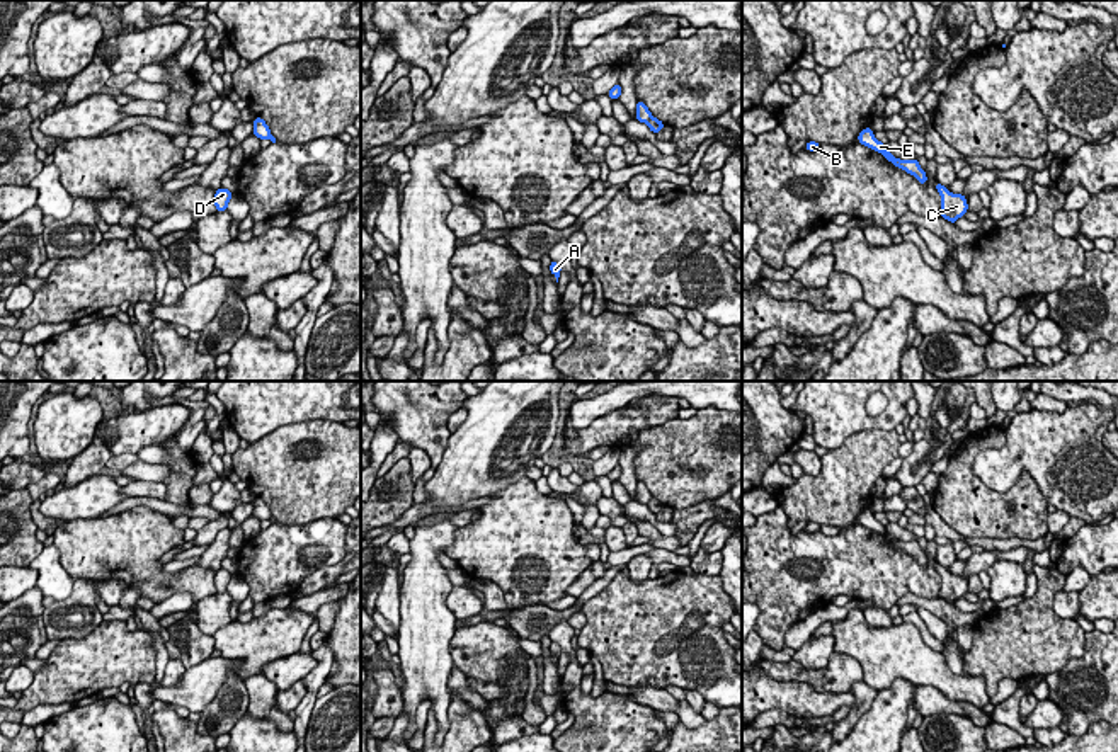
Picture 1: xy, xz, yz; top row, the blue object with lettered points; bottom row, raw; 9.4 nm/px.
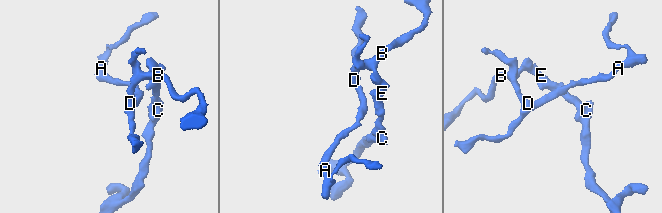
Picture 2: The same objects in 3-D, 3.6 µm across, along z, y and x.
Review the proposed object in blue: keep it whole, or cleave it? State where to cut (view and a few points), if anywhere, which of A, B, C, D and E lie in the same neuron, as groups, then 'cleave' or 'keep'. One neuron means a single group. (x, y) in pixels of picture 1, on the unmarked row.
cut xz (652, 497), (645, 504); groups A B D / C E; cleave

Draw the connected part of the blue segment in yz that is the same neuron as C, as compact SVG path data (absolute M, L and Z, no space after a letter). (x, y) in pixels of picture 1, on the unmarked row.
M939 563L934 565L936 572L941 577L939 597L950 604L956 604L968 592L967 578L963 575L953 575Z

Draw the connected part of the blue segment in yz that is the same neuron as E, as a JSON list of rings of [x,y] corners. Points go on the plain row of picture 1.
[[[864,509],[858,519],[856,519],[861,526],[876,531],[878,534],[881,534],[885,538],[885,541],[892,543],[895,548],[905,551],[907,555],[914,556],[917,560],[919,565],[927,565],[927,556],[926,553],[921,550],[919,543],[916,539],[912,541],[900,541],[895,539],[887,527],[878,522],[871,512],[871,509]]]

